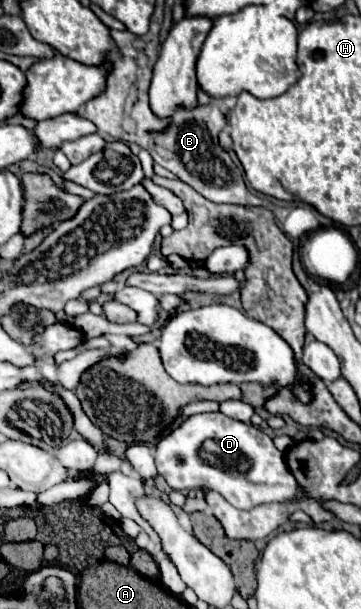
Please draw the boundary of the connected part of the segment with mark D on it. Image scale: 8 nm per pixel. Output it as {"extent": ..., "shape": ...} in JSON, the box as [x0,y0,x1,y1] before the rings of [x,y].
{"extent":[156,413,300,509],"shape":[[[202,413],[188,417],[176,431],[156,447],[156,469],[176,489],[214,489],[238,509],[252,509],[262,503],[288,501],[300,489],[286,467],[272,439],[258,427],[226,417],[224,413]]]}

